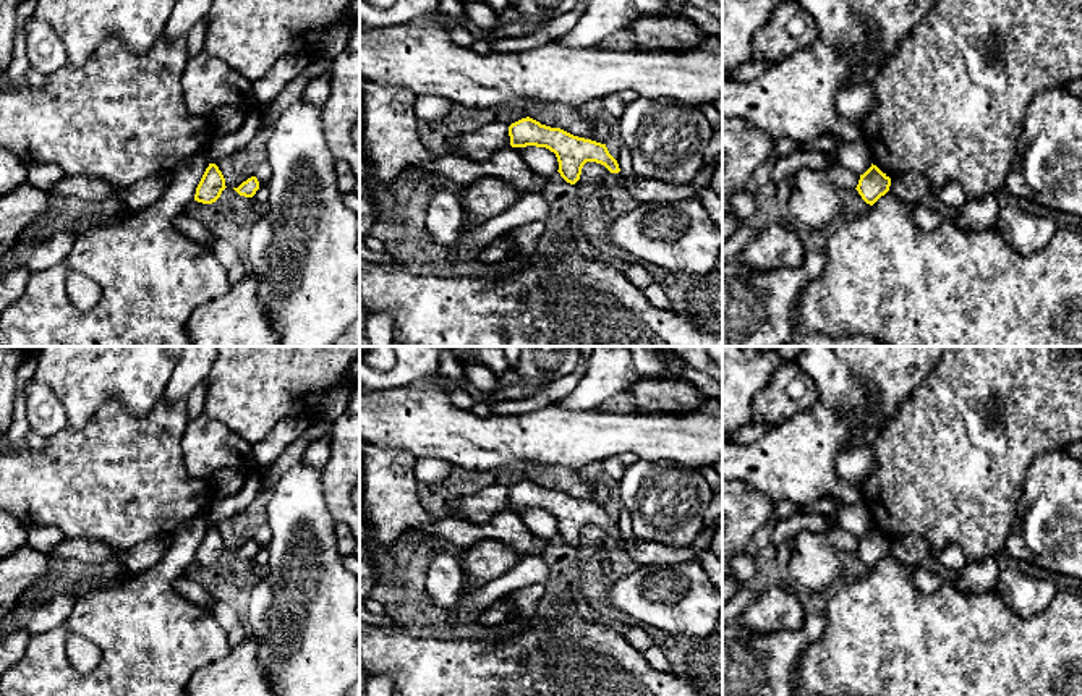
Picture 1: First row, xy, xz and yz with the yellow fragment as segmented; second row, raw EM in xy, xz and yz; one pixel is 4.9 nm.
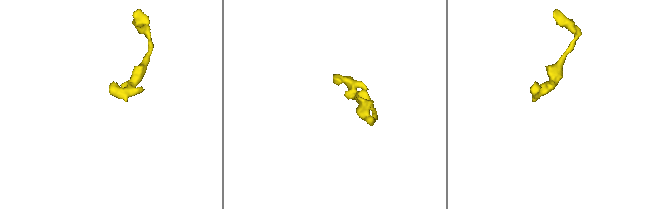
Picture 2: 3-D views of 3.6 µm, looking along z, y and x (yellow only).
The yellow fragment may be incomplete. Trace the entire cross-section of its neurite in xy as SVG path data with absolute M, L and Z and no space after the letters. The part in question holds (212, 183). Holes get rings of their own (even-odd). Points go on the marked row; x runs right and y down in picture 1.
M209 163L194 194L194 201L202 204L215 202L225 189L225 178L215 163Z

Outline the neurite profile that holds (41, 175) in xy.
M31 162L28 163L26 181L42 191L52 191L52 188L65 178L60 167L53 163Z

